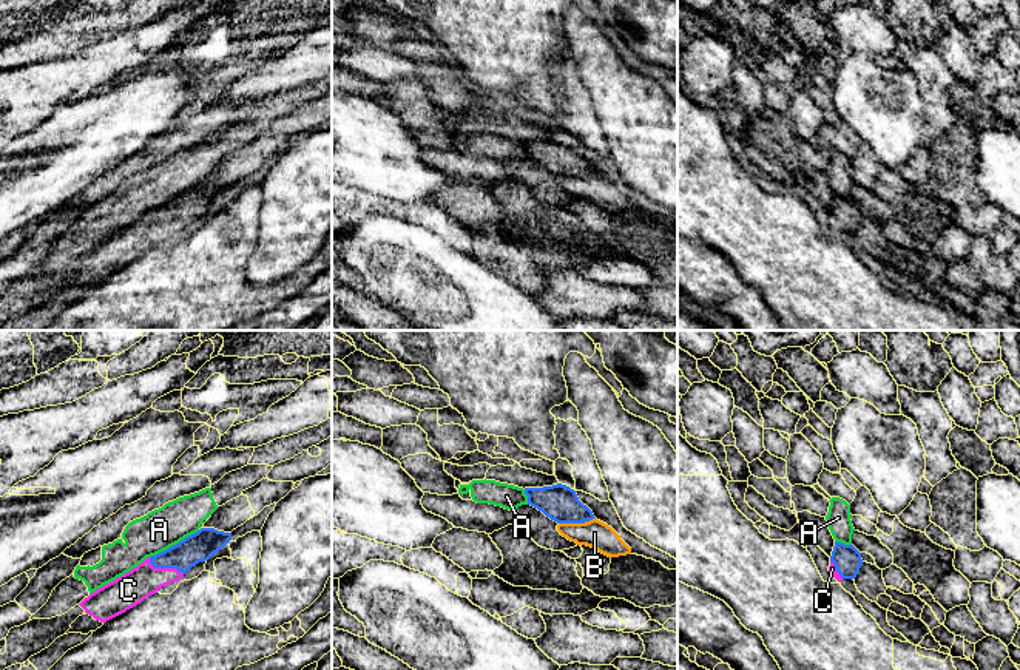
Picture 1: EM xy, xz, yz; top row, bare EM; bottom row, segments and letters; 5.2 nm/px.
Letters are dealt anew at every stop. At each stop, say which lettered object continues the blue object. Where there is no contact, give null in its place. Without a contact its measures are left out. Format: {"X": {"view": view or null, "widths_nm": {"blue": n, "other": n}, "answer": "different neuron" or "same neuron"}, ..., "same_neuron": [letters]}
{"A": {"view": "xy", "widths_nm": {"blue": 160, "other": 200}, "answer": "different neuron"}, "B": {"view": "xz", "widths_nm": {"blue": 190, "other": 140}, "answer": "different neuron"}, "C": {"view": "xy", "widths_nm": {"blue": 160, "other": 170}, "answer": "same neuron"}, "same_neuron": ["C"]}

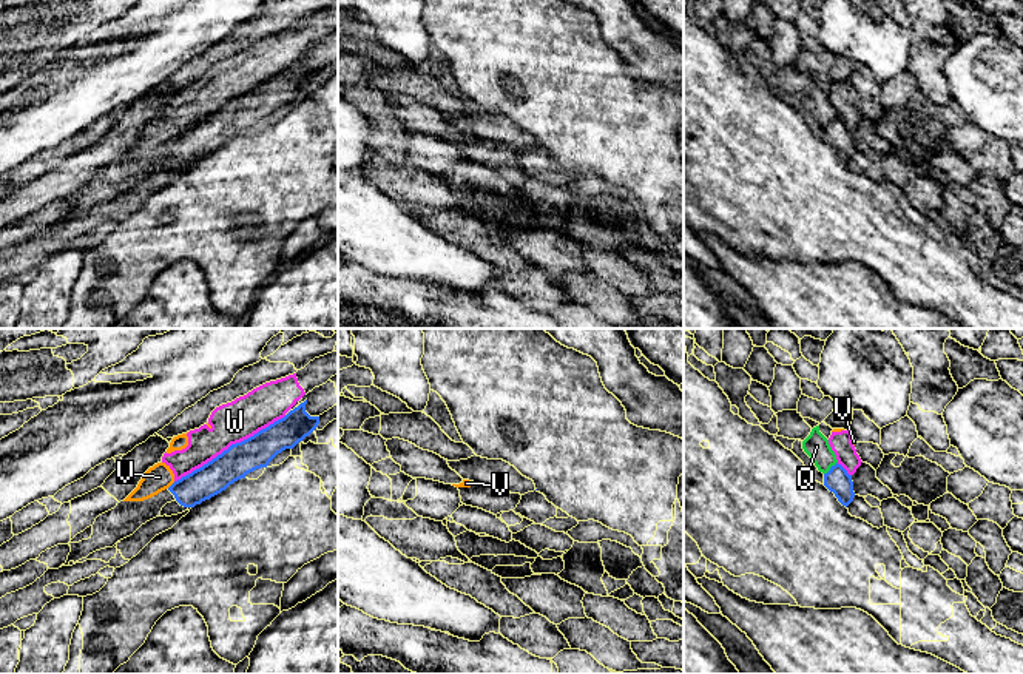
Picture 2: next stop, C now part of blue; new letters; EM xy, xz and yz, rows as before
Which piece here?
{"Q": {"view": "yz", "widths_nm": {"blue": 140, "other": 130}, "answer": "different neuron"}, "V": {"view": "xy", "widths_nm": {"blue": 170, "other": 140}, "answer": "different neuron"}, "W": {"view": "xy", "widths_nm": {"blue": 170, "other": 220}, "answer": "different neuron"}, "same_neuron": []}

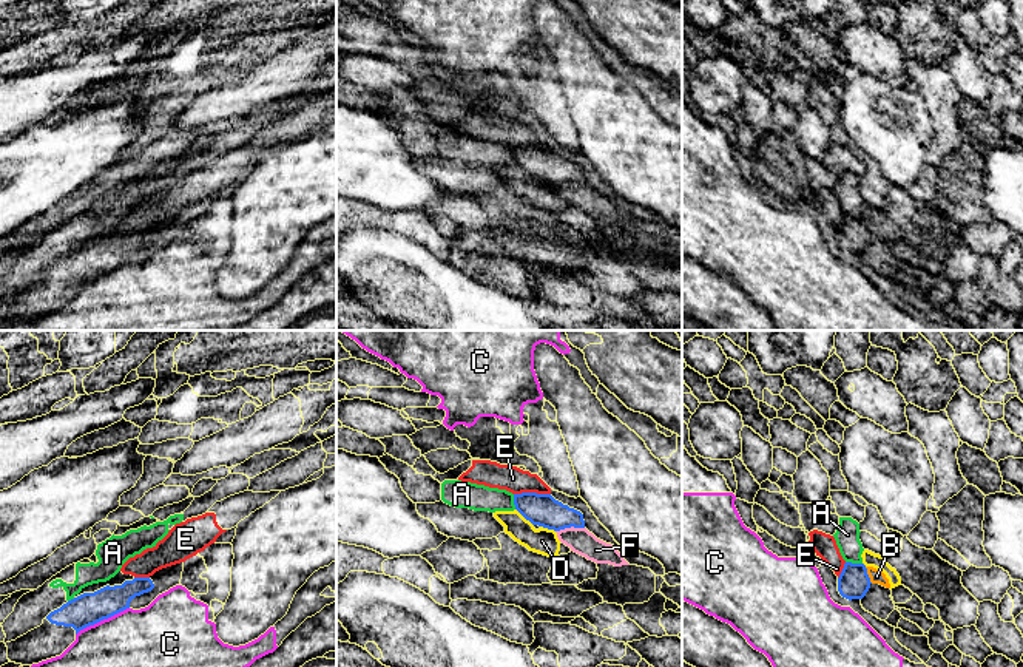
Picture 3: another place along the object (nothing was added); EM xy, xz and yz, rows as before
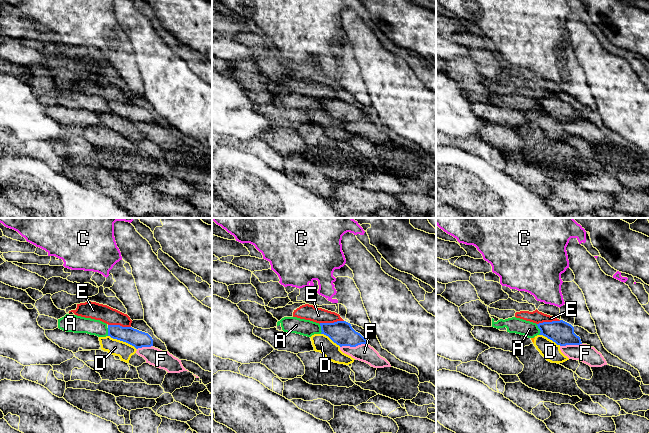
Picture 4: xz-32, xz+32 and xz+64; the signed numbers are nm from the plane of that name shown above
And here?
{"A": {"view": "yz", "widths_nm": {"blue": 170, "other": 130}, "answer": "different neuron"}, "B": {"view": "yz", "widths_nm": {"blue": 170, "other": 70}, "answer": "different neuron"}, "C": {"view": "xy", "widths_nm": {"blue": 170, "other": 500}, "answer": "different neuron"}, "D": {"view": "xz", "widths_nm": {"blue": 170, "other": 140}, "answer": "different neuron"}, "E": {"view": "xz", "widths_nm": {"blue": 170, "other": 140}, "answer": "different neuron"}, "F": {"view": "xz", "widths_nm": {"blue": 170, "other": 140}, "answer": "different neuron"}, "same_neuron": []}

